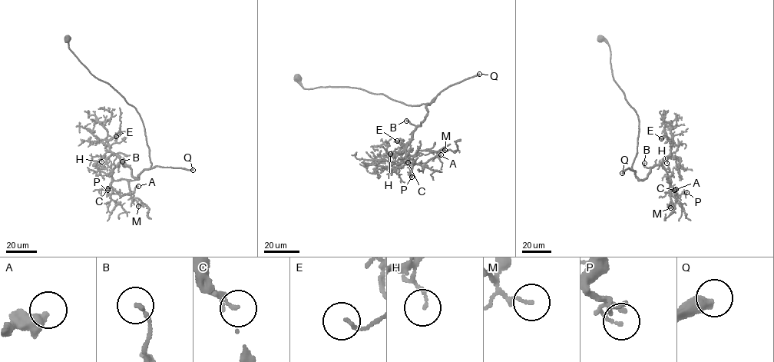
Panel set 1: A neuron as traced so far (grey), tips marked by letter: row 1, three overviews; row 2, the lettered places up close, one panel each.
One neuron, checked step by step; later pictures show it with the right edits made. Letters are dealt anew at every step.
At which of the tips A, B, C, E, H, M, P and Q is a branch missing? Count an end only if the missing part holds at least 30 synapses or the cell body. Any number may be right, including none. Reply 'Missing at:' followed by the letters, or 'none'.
Missing at: P, Q

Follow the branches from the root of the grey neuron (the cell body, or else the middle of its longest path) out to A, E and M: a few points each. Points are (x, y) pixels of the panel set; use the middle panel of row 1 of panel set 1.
A: (298, 78), (304, 88), (355, 88), (411, 105), (435, 97), (405, 151), (417, 164), (441, 154)
E: (298, 78), (304, 88), (355, 88), (411, 105), (435, 97), (405, 150), (393, 154), (401, 147), (397, 141)
M: (298, 78), (304, 88), (355, 88), (411, 105), (435, 97), (405, 151), (412, 155), (444, 150)

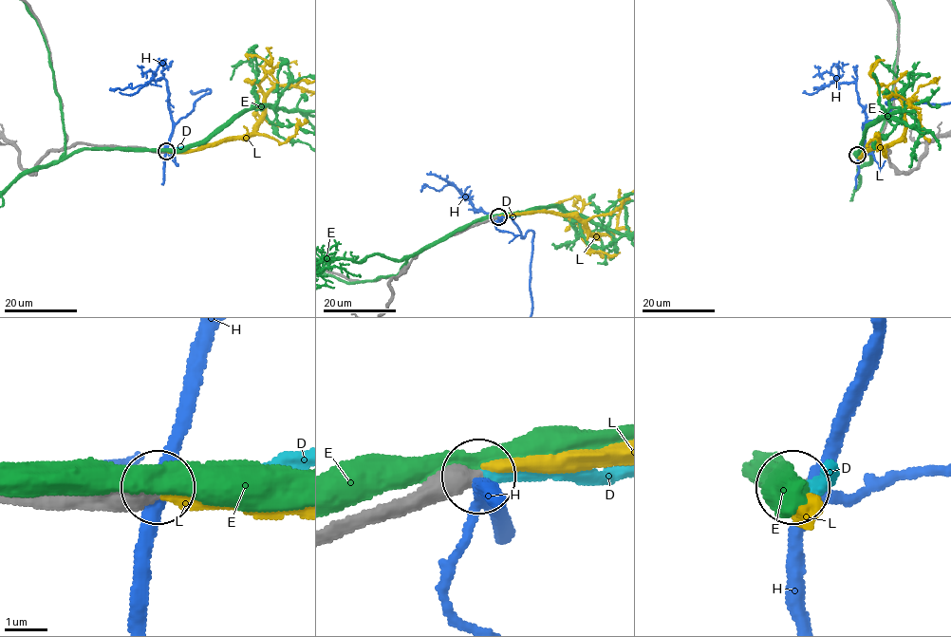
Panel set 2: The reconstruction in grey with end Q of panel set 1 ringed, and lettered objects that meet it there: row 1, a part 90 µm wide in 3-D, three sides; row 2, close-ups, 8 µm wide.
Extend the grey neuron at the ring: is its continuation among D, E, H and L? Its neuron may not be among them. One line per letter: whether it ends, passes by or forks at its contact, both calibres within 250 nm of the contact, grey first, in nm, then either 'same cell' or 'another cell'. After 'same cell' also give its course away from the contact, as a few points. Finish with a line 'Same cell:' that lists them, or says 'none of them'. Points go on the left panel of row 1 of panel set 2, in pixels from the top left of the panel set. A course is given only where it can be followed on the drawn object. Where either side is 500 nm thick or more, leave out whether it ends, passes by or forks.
D: 500/320 nm | same cell
E: 650/550 nm | another cell
H: 550/320 nm | another cell
L: 500/280 nm | another cell
Same cell: D

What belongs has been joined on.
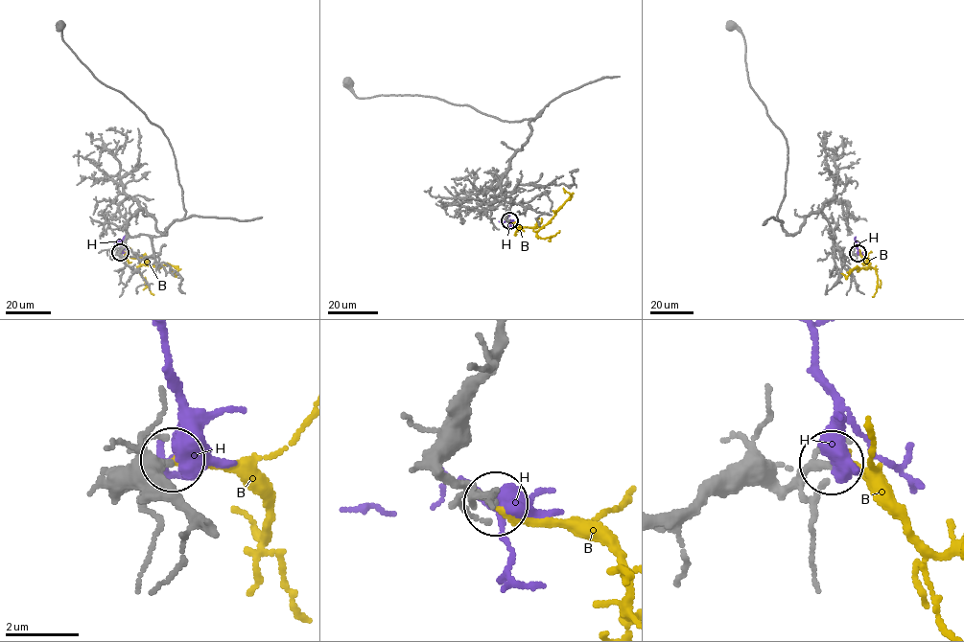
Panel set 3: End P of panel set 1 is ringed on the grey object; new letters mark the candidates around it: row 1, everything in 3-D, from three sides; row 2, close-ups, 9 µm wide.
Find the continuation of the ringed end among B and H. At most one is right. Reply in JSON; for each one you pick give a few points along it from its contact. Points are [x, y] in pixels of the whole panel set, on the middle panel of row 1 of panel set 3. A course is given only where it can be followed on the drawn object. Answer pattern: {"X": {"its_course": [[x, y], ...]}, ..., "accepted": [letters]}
{"B": {"its_course": [[509, 221], [521, 228], [546, 225], [571, 196], [563, 188]]}, "accepted": ["B"]}

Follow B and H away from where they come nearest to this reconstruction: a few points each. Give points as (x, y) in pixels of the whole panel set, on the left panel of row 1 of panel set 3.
B: (120, 252), (126, 257), (143, 256), (150, 265), (170, 264), (177, 268), (176, 274), (172, 271)
H: (121, 252), (120, 241), (126, 235)

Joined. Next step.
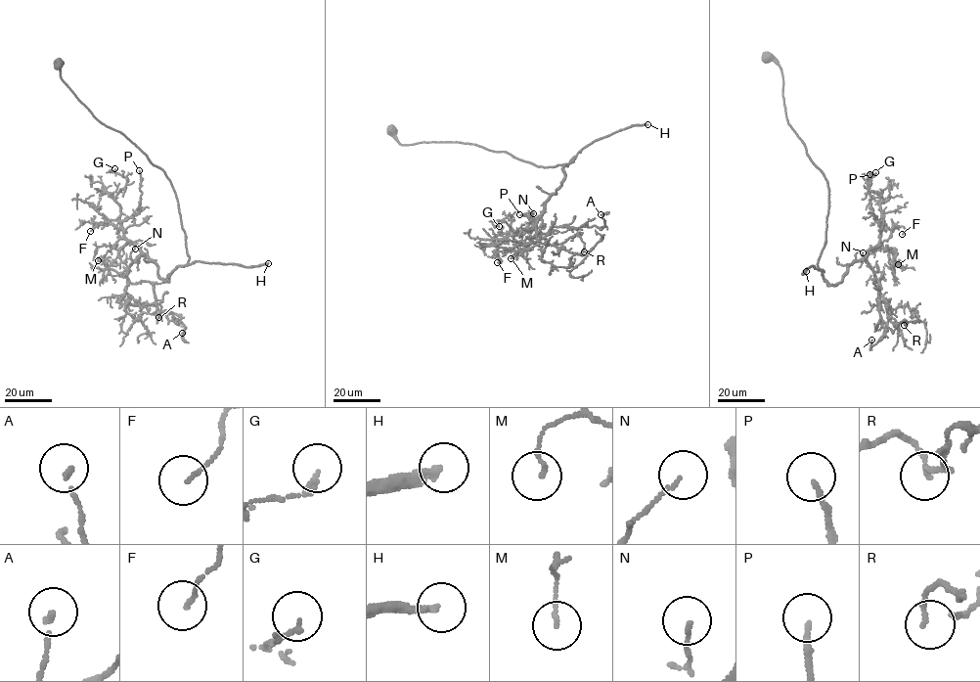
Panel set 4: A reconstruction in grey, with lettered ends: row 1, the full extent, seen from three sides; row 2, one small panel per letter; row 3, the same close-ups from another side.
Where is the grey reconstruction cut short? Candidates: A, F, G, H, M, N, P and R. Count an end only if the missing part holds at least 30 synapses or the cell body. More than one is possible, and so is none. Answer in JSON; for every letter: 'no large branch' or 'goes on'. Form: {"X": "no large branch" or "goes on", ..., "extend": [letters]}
{"A": "no large branch", "F": "no large branch", "G": "no large branch", "H": "goes on", "M": "no large branch", "N": "no large branch", "P": "no large branch", "R": "no large branch", "extend": ["H"]}

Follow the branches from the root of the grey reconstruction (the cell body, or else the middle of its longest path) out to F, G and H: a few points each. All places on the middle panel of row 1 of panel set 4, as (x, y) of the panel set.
F: (392, 131), (400, 144), (469, 143), (543, 167), (576, 157), (545, 211), (497, 262)
G: (392, 131), (400, 144), (469, 143), (543, 167), (576, 157), (534, 226), (508, 234), (509, 214), (499, 226)
H: (392, 131), (401, 144), (469, 143), (548, 167), (569, 163), (595, 141), (633, 125), (647, 124)

